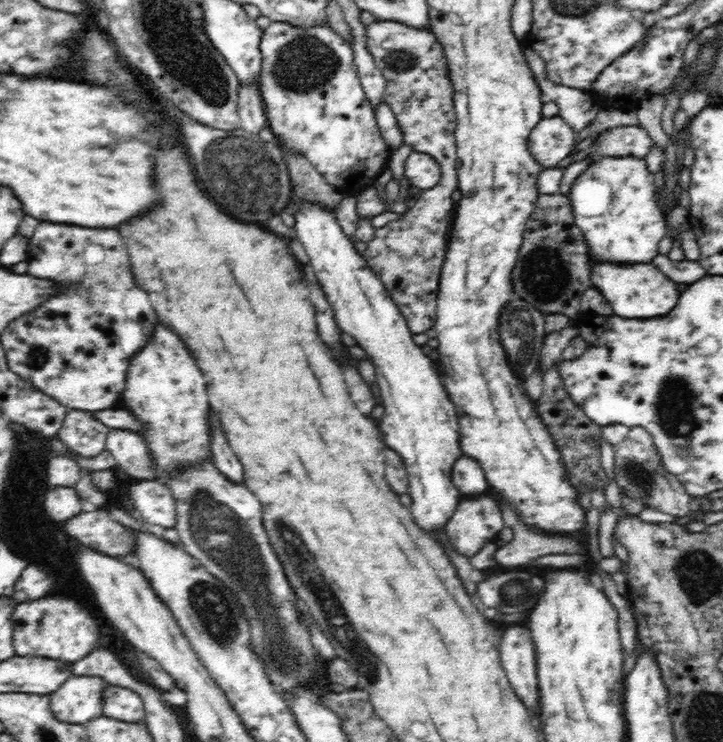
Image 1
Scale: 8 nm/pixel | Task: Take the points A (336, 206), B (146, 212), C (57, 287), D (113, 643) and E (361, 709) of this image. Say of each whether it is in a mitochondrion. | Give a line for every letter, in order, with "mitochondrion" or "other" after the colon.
A: other
B: other
C: other
D: other
E: other

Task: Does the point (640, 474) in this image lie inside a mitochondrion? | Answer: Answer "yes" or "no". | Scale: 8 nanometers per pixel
yes

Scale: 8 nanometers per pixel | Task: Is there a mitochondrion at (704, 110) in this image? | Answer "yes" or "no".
no

